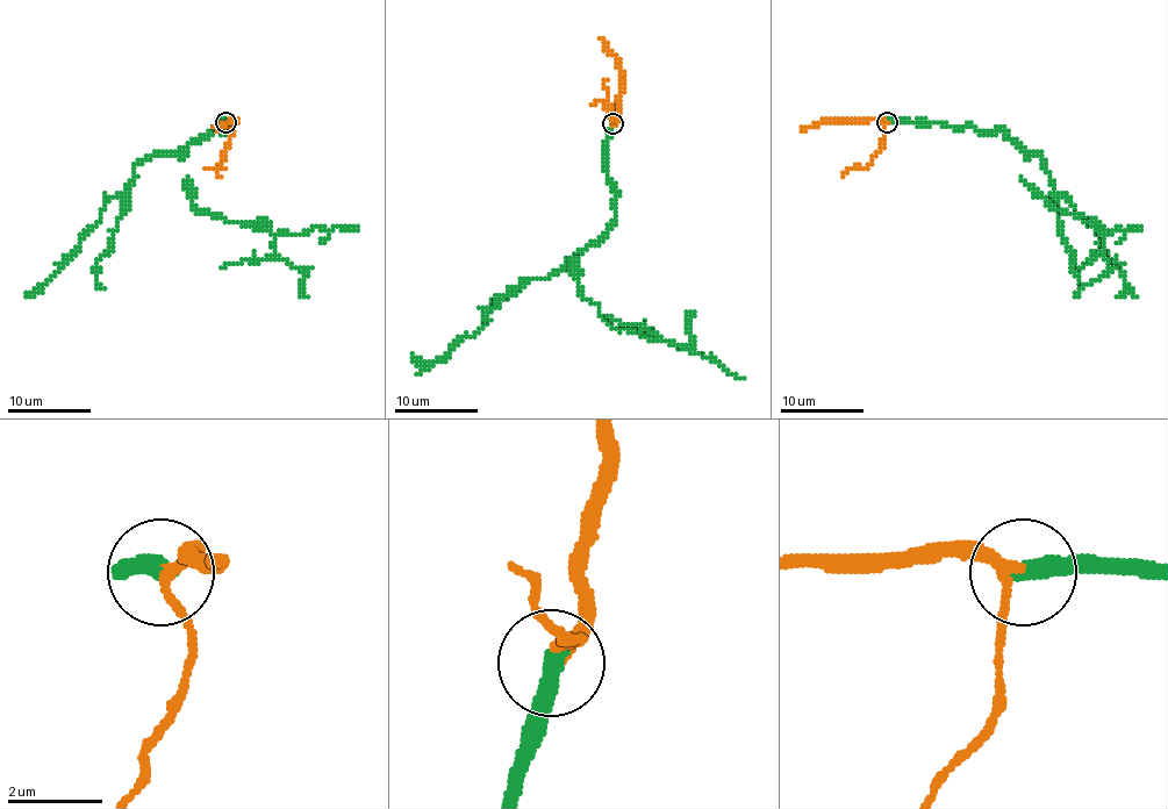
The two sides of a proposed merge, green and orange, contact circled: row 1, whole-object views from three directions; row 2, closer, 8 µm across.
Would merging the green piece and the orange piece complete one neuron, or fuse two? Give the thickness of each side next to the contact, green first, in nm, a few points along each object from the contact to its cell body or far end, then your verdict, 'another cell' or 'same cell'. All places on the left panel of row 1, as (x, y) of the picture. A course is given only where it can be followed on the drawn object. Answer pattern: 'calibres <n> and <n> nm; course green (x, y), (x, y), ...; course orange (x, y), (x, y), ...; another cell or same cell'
calibres 400 and 220 nm; course green (226, 121), (228, 131), (212, 130), (185, 155), (193, 208), (267, 231), (280, 258), (305, 269), (309, 298); course orange (226, 121), (235, 120), (216, 128); same cell

